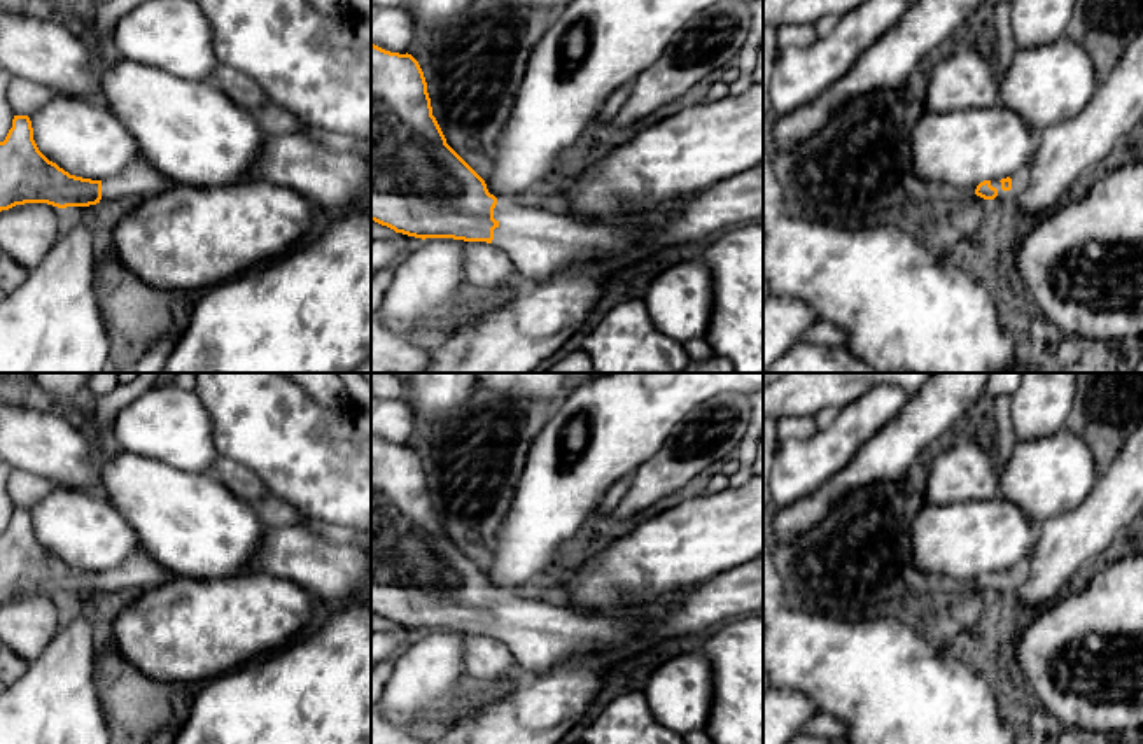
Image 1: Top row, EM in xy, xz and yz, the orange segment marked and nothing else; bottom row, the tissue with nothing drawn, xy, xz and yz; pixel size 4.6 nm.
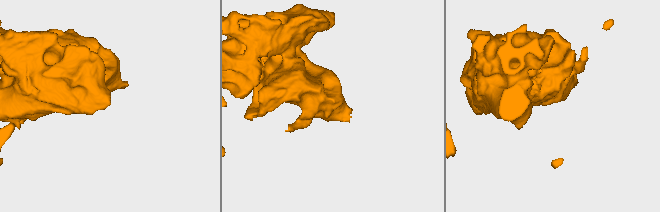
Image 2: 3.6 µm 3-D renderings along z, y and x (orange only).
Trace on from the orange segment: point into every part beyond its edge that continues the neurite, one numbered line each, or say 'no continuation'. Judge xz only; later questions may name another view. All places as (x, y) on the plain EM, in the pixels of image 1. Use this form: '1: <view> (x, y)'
1: xz (541, 634)

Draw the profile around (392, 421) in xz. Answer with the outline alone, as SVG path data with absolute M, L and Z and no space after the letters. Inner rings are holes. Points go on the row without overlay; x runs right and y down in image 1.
M371 396L371 436L406 446L415 429L417 420L404 397L378 399Z

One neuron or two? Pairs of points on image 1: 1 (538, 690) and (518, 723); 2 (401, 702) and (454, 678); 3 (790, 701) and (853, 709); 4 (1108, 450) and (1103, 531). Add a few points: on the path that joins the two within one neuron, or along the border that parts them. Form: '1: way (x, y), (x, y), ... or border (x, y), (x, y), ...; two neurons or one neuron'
1: way (538, 699), (538, 704), (527, 715); one neuron
2: way (413, 692), (427, 678), (441, 678); one neuron
3: border (781, 687), (804, 692), (821, 713); two neurons
4: border (1124, 443), (1112, 466), (1100, 477); two neurons

